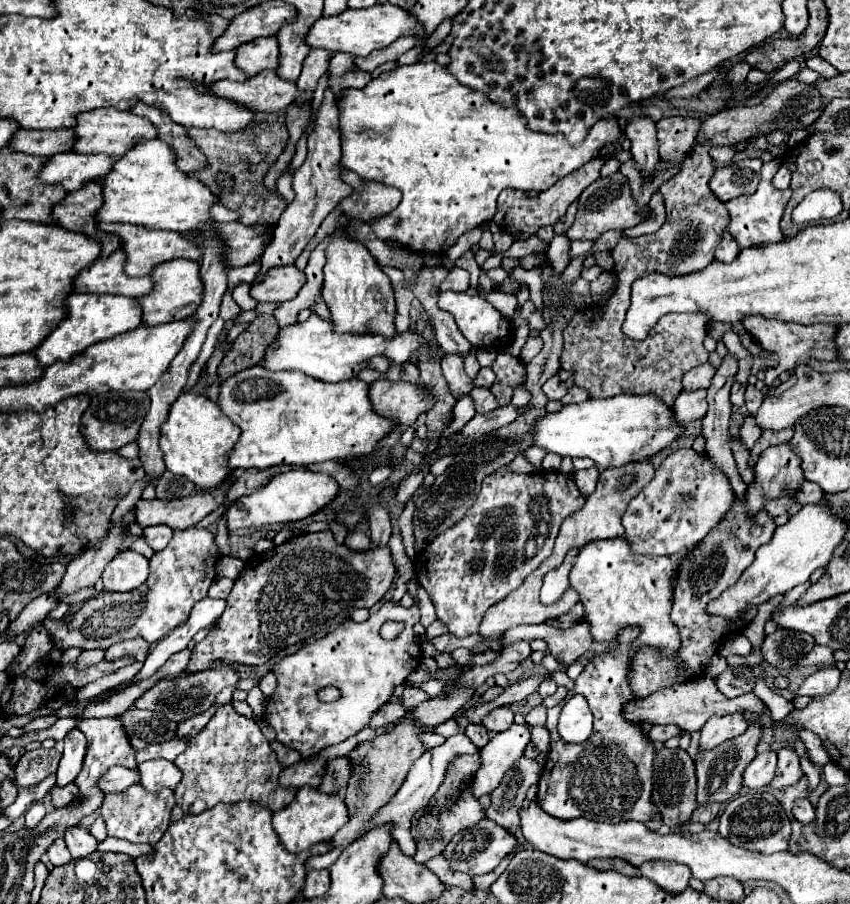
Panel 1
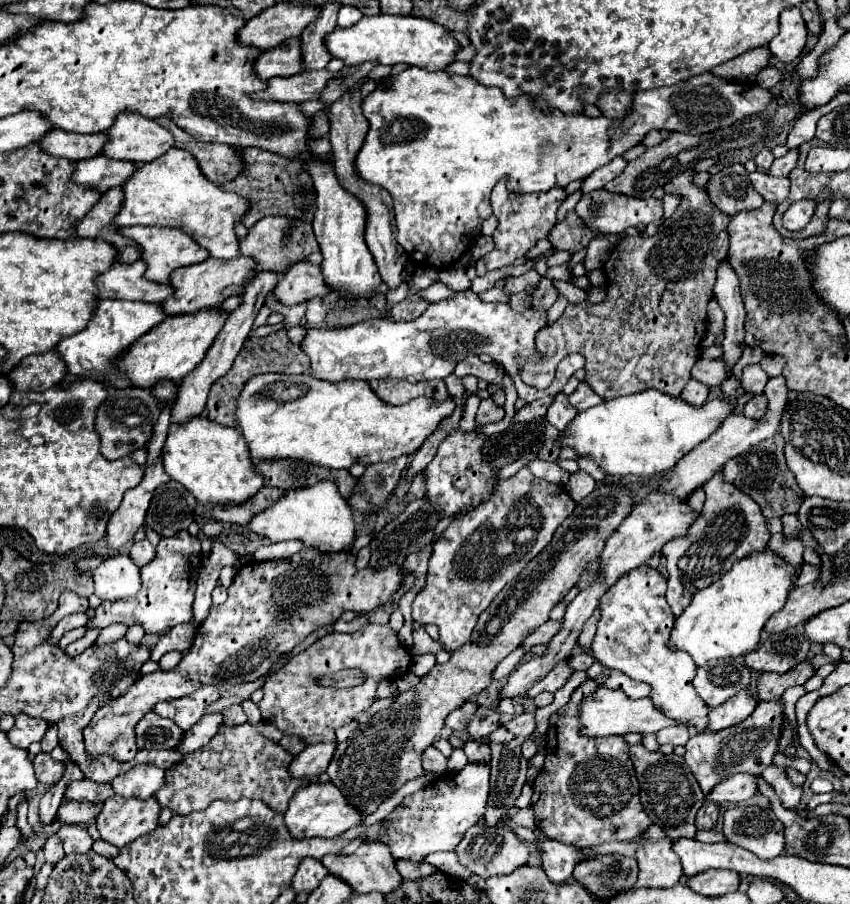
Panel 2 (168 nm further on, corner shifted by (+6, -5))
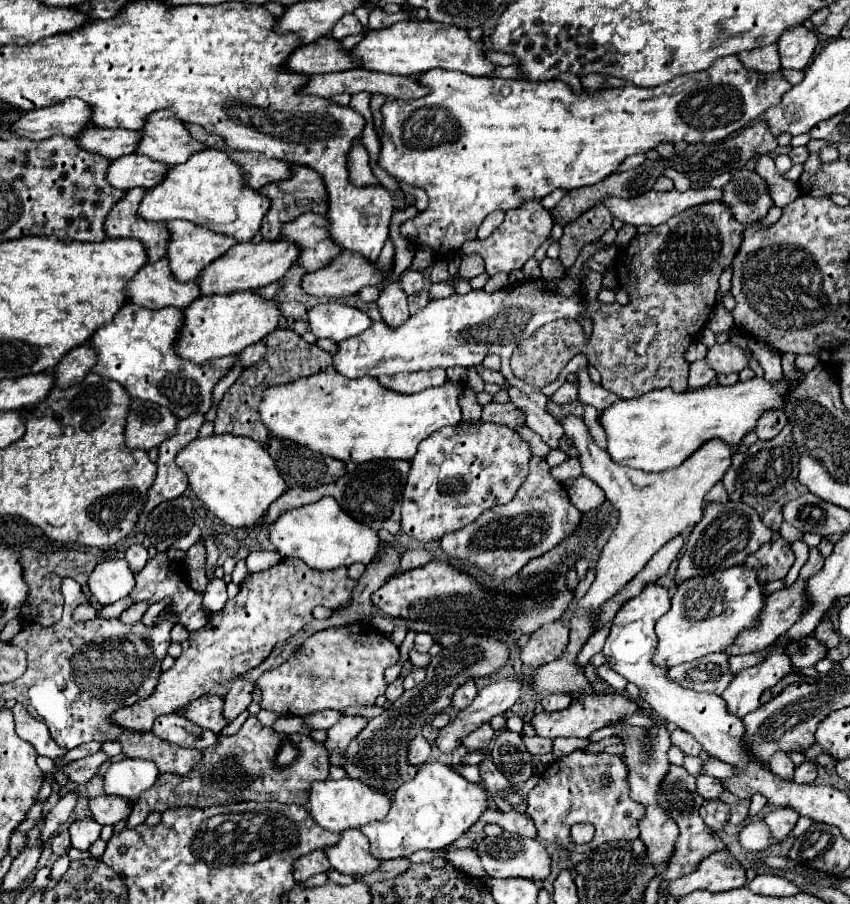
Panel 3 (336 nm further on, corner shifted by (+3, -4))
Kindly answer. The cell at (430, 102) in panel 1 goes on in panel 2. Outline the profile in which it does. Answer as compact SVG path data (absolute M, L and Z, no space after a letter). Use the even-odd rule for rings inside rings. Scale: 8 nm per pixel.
M408 68L392 78L390 84L380 84L362 100L362 112L370 122L370 130L356 156L356 170L366 182L378 184L390 192L397 241L408 254L414 254L412 260L418 264L424 262L424 266L444 268L470 250L474 238L480 234L482 222L490 216L490 192L502 178L506 178L510 192L548 192L556 186L568 186L574 180L590 176L614 156L622 156L640 144L650 130L686 134L714 132L764 112L772 98L772 92L758 84L740 84L704 72L674 86L636 92L628 114L622 120L612 120L606 116L590 118L586 114L562 114L560 110L546 114L536 106L532 94L506 98L500 88L486 88L470 76Z

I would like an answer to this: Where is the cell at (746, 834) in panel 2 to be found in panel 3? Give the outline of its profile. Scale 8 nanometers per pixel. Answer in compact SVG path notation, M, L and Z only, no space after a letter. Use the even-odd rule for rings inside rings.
M777 807L763 815L763 821L769 827L775 843L783 843L787 839L787 835L793 831L797 819L799 819L799 813L795 813L795 809L791 809L791 807Z

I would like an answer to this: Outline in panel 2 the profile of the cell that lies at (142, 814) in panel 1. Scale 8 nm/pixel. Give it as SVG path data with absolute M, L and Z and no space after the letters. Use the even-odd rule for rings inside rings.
M112 796L104 802L104 810L96 824L100 828L102 840L114 846L126 846L142 834L150 834L158 828L160 806L154 798L124 798Z

